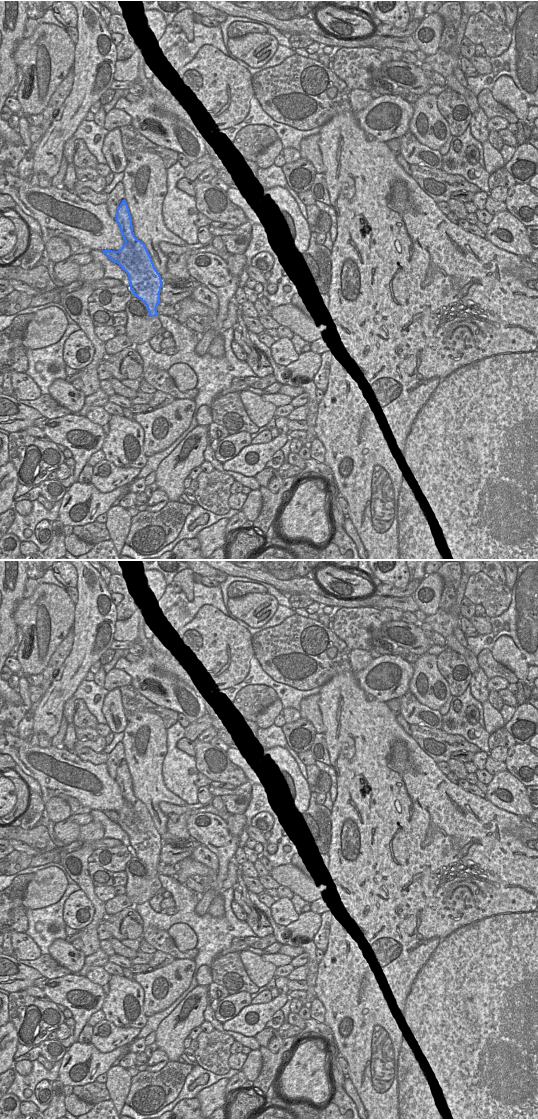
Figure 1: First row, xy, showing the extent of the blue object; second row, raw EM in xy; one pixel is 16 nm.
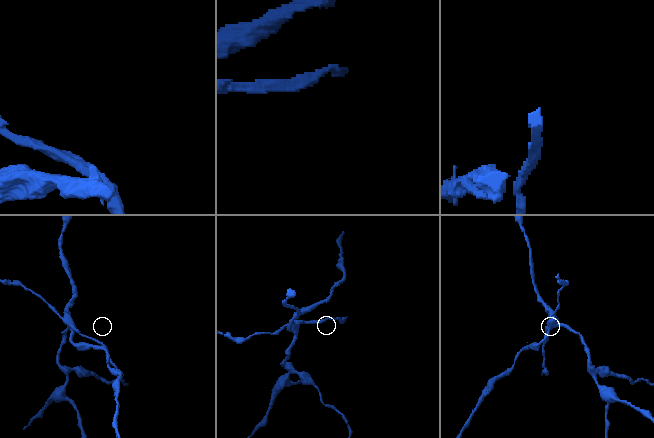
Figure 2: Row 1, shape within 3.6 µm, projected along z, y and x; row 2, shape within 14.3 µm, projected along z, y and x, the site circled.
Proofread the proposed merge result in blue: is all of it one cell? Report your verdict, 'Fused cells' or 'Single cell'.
Fused cells.

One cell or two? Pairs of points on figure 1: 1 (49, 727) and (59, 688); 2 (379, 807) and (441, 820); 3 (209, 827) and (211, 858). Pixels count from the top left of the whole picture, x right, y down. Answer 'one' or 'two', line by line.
1: one
2: one
3: two

